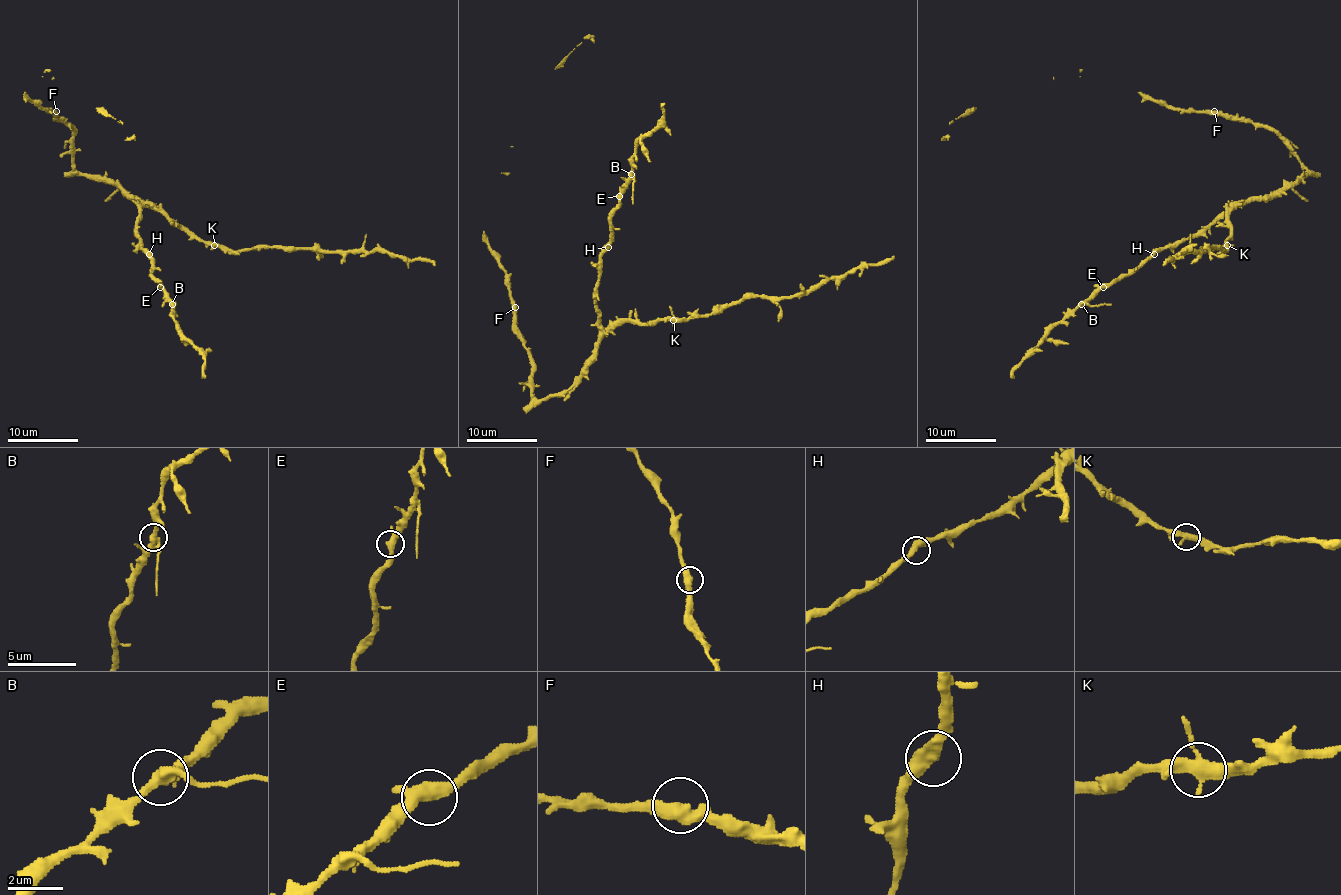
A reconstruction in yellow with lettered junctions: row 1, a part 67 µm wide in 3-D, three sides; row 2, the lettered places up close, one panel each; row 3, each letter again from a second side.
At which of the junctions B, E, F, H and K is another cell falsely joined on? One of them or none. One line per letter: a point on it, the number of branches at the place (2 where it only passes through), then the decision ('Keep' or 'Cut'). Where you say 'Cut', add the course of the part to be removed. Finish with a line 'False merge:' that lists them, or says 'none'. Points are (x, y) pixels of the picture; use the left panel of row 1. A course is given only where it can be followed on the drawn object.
B: Place: (172, 304). Branches: 3. Keep
E: Place: (160, 287). Branches: 3. Keep
F: Place: (56, 111). Branches: 2. Keep
H: Place: (149, 254). Branches: 2. Keep
K: Place: (214, 245). Branches: 3. Keep
False merge: none

